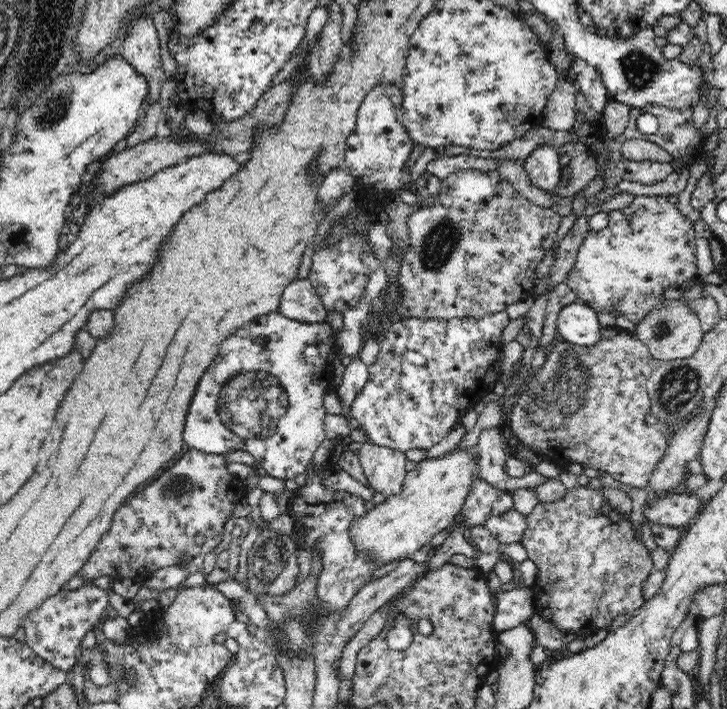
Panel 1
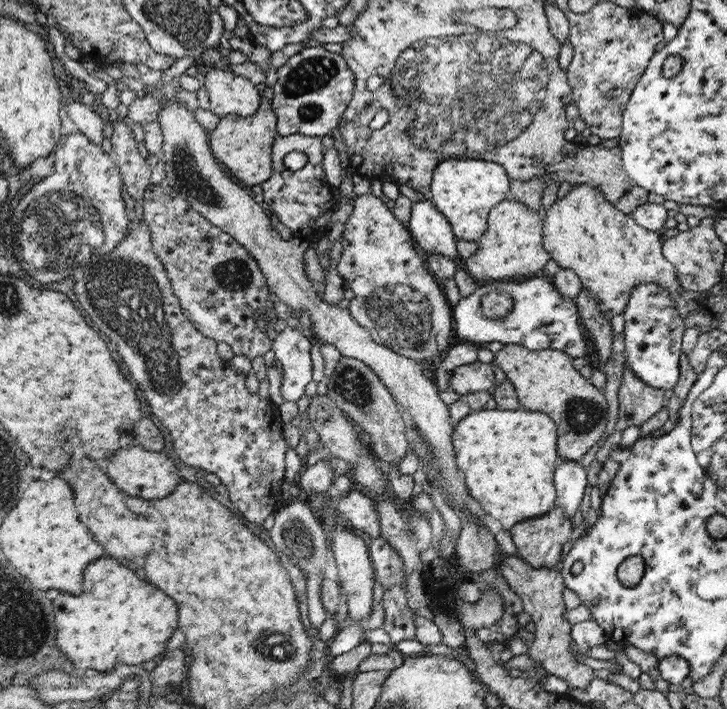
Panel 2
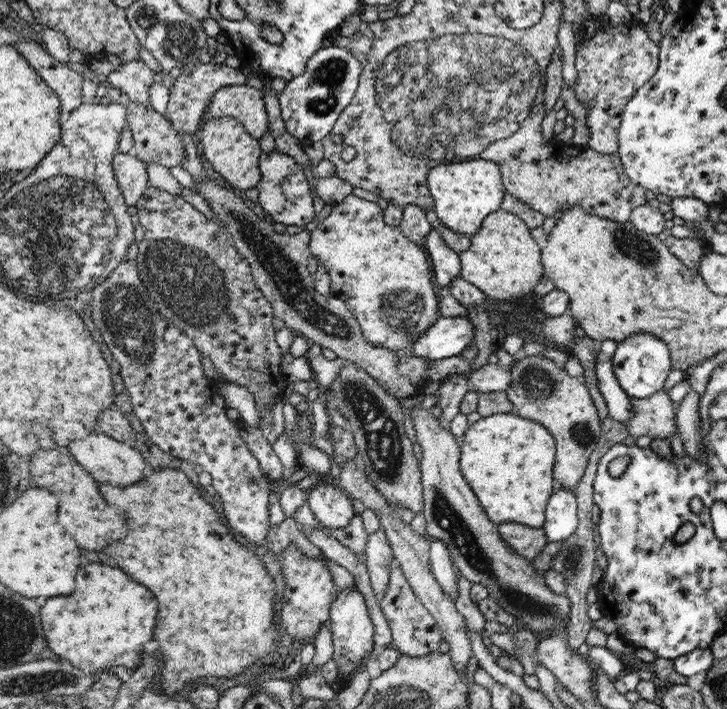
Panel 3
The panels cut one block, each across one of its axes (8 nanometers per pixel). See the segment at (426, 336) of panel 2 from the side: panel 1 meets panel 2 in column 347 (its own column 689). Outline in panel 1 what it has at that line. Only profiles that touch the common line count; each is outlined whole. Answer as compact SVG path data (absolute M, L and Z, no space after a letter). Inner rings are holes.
M637 196L628 208L608 212L608 224L596 236L588 233L580 245L574 268L564 280L580 302L586 302L596 312L610 313L610 308L614 308L616 314L620 313L637 324L664 299L682 299L691 283L698 281L696 239L694 222L678 211L676 201L677 196Z

